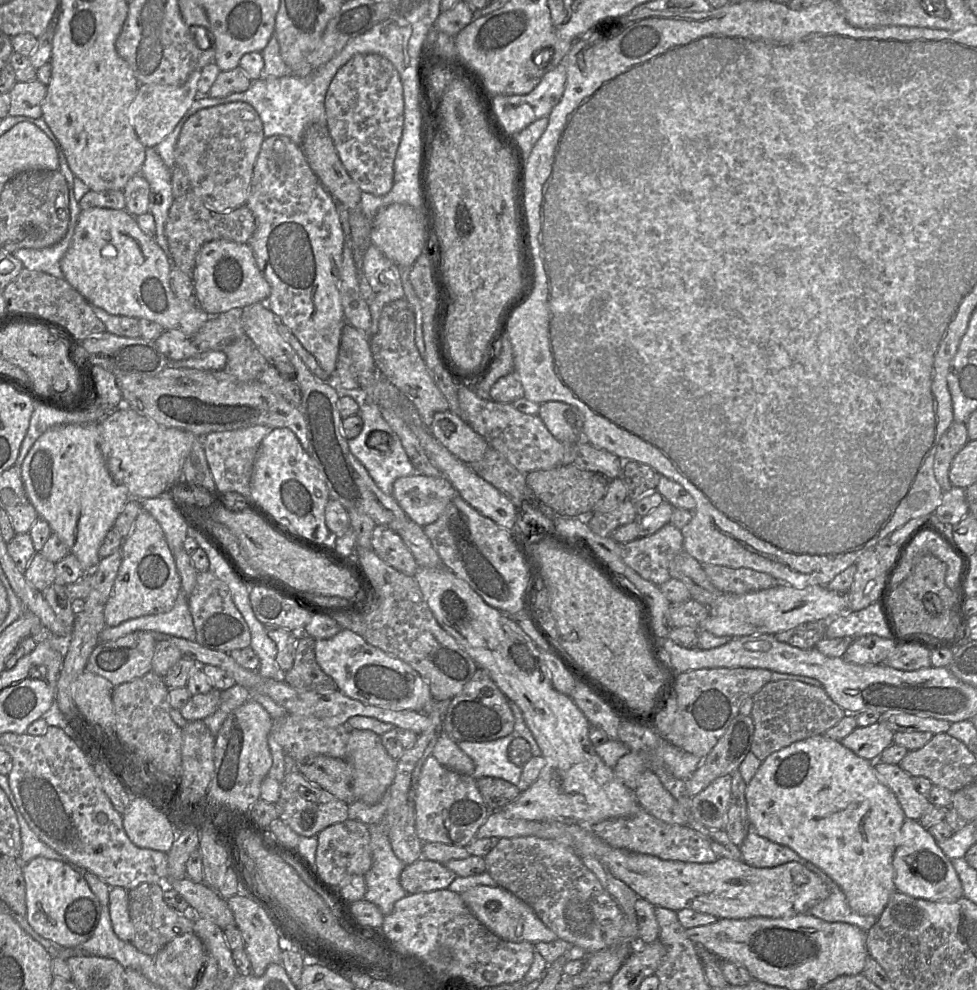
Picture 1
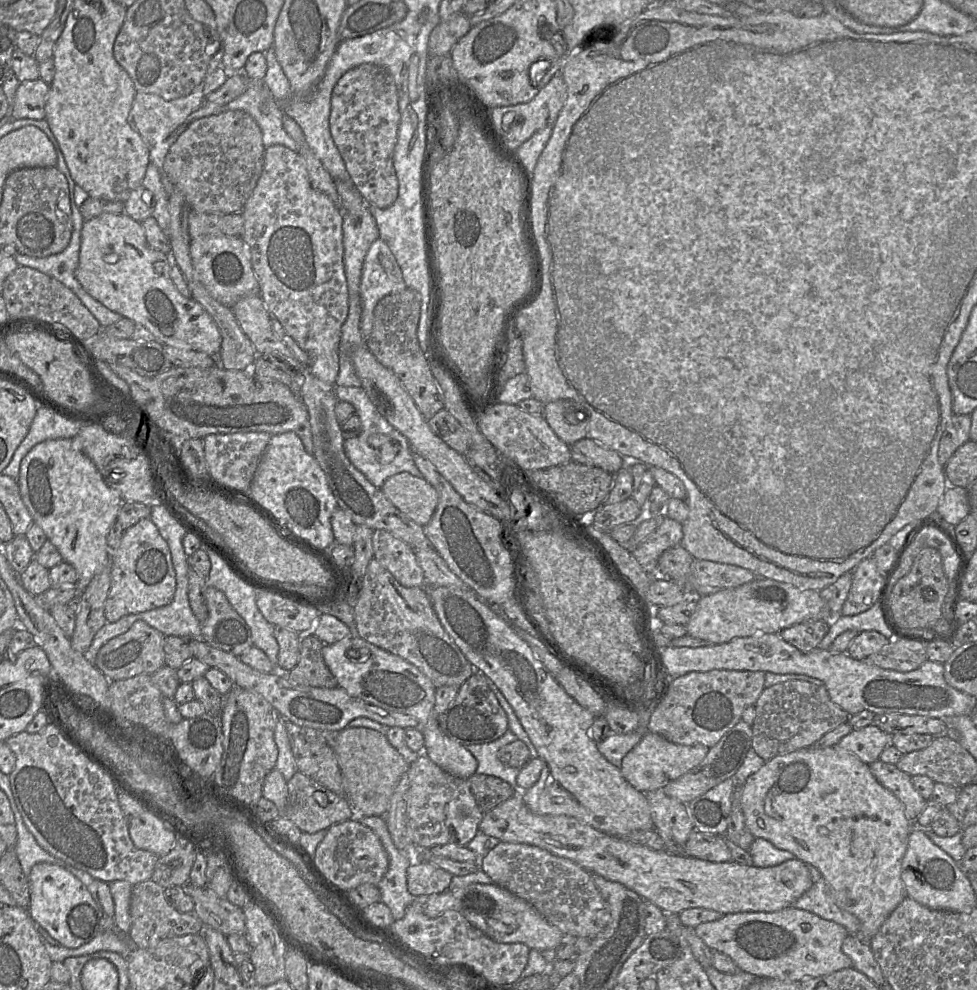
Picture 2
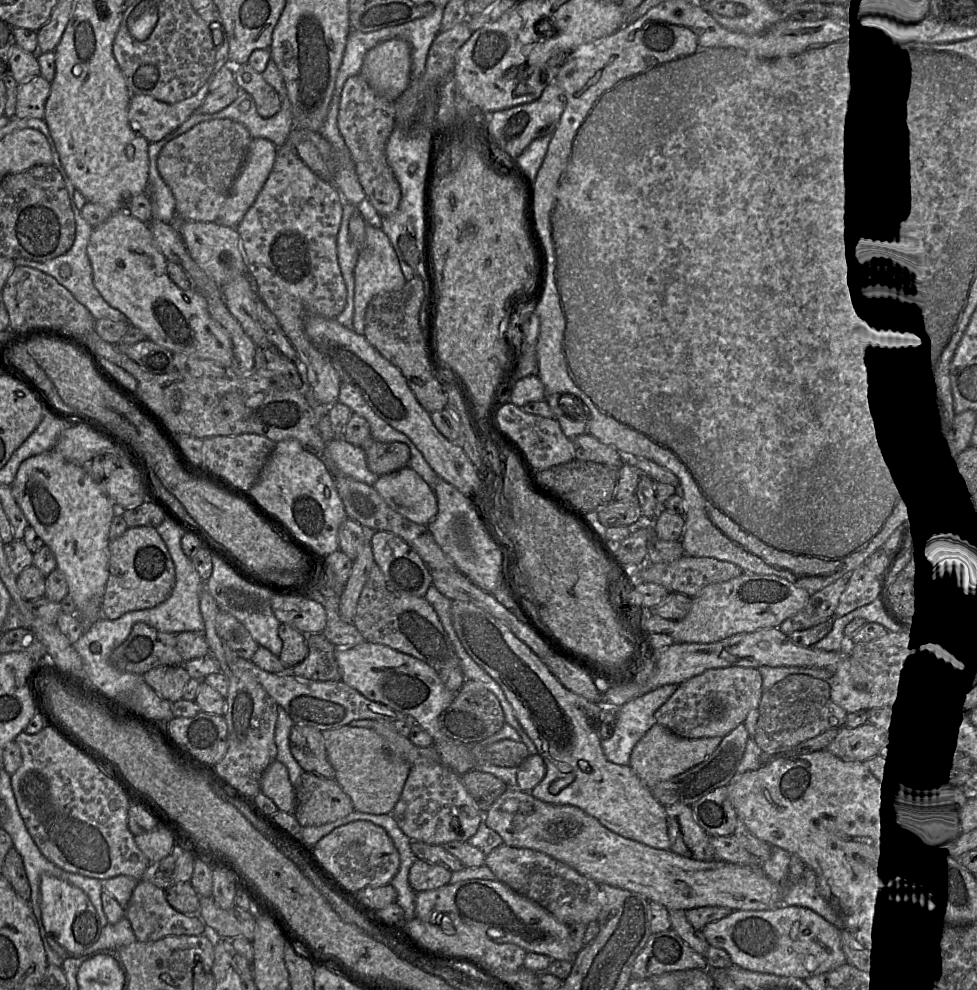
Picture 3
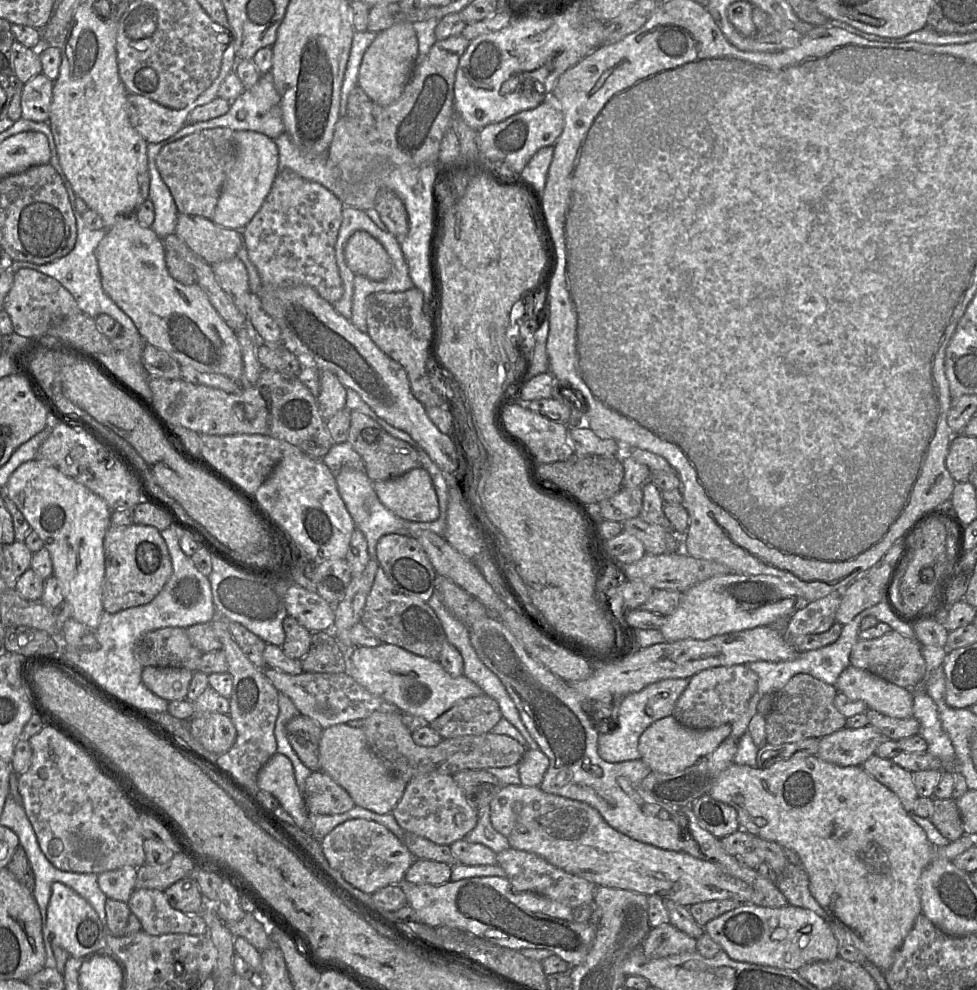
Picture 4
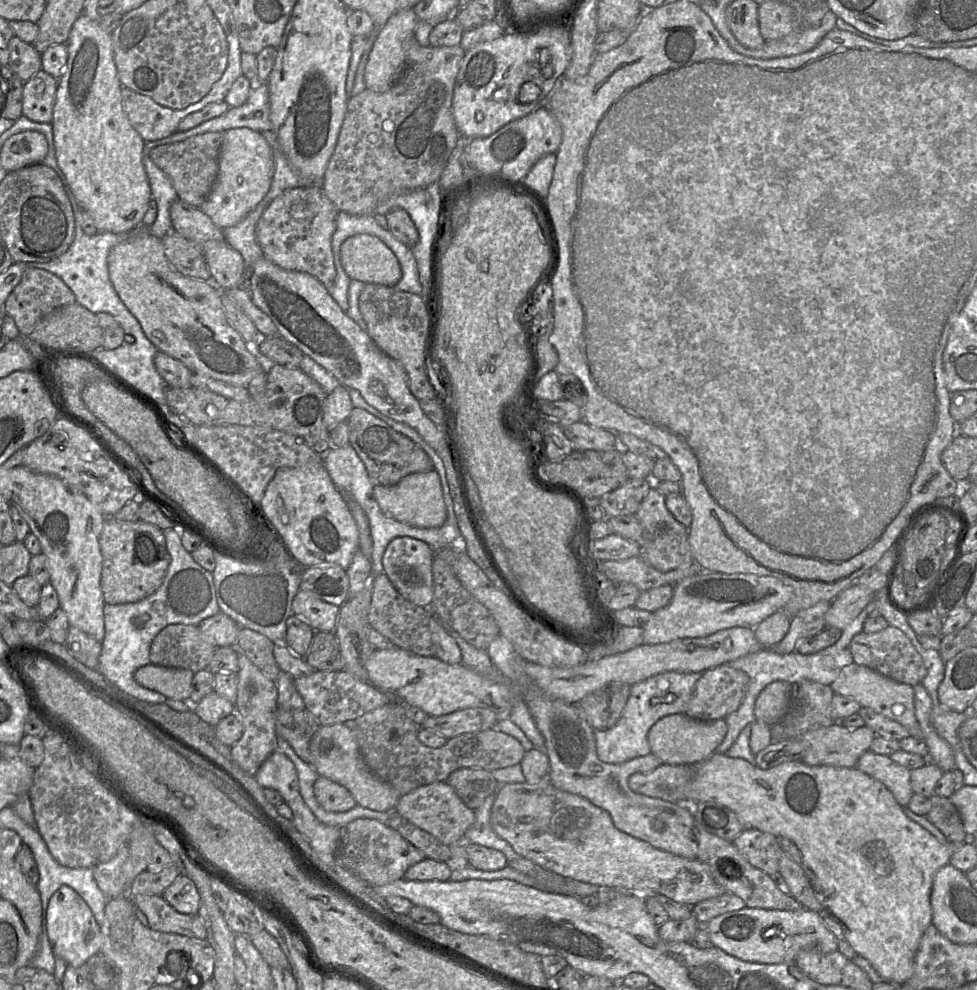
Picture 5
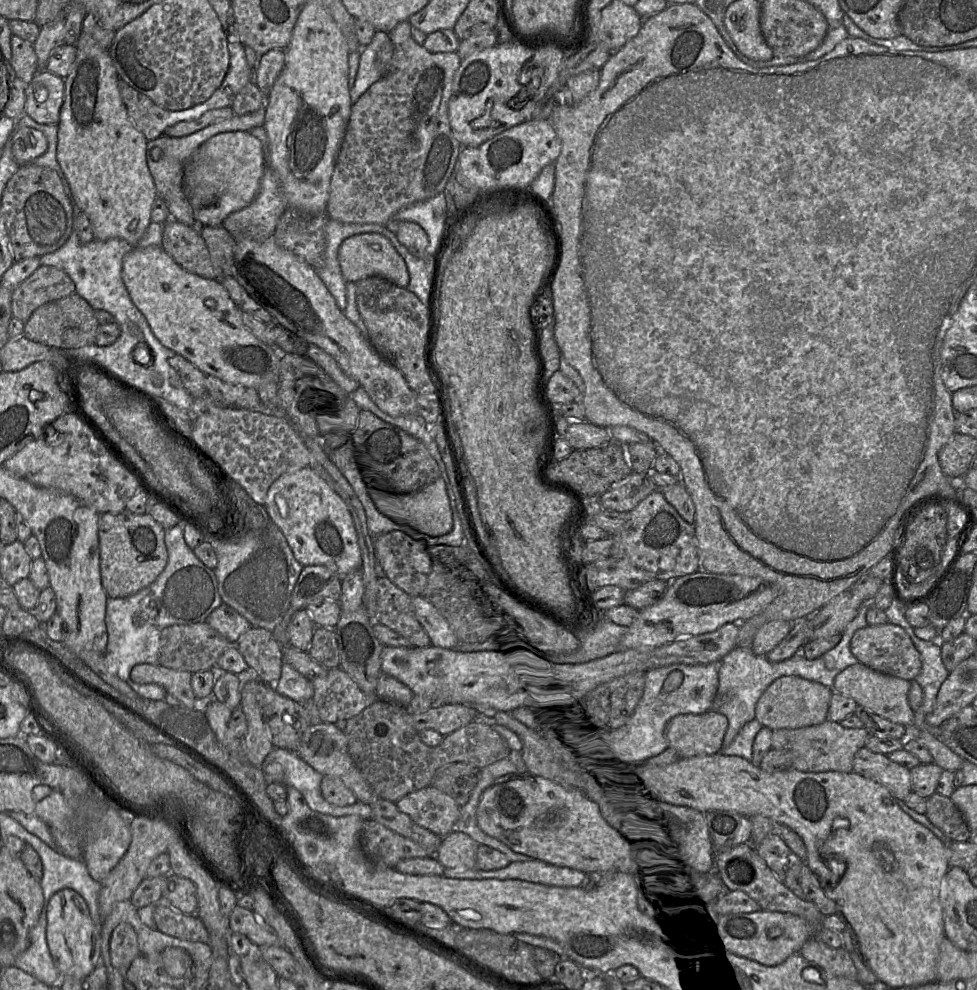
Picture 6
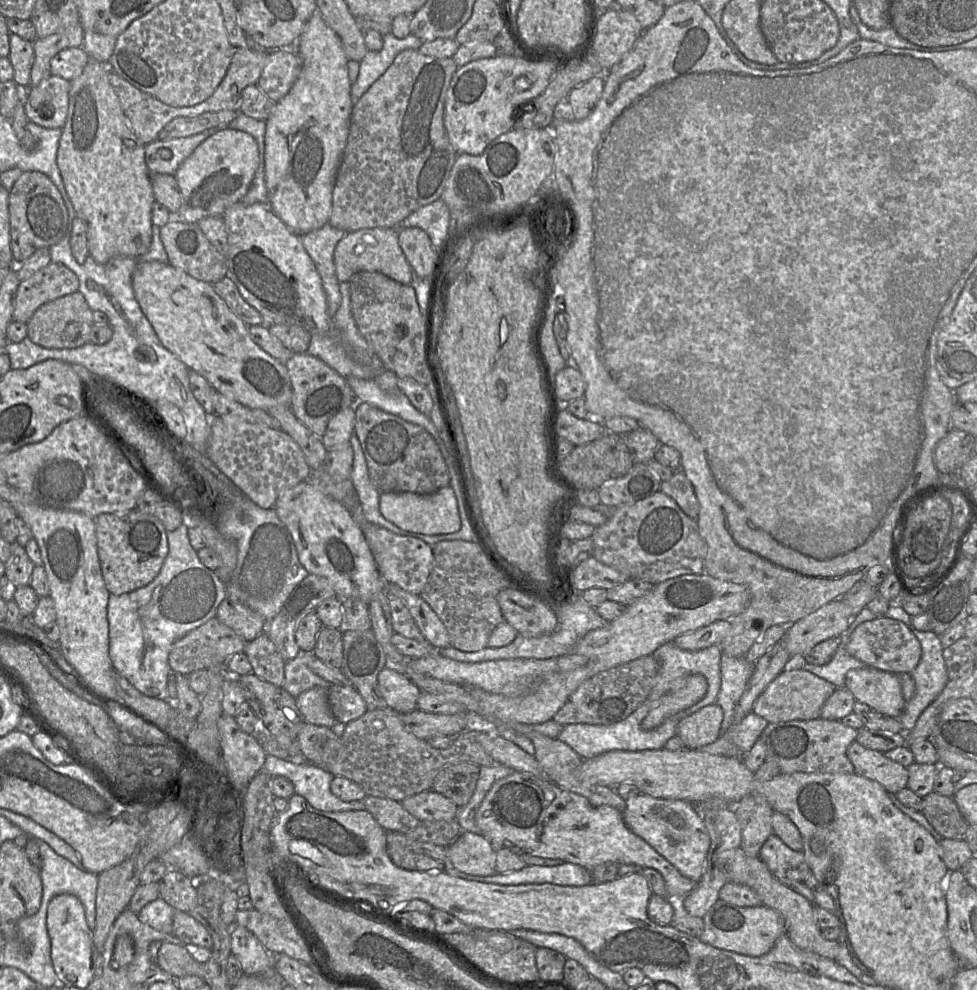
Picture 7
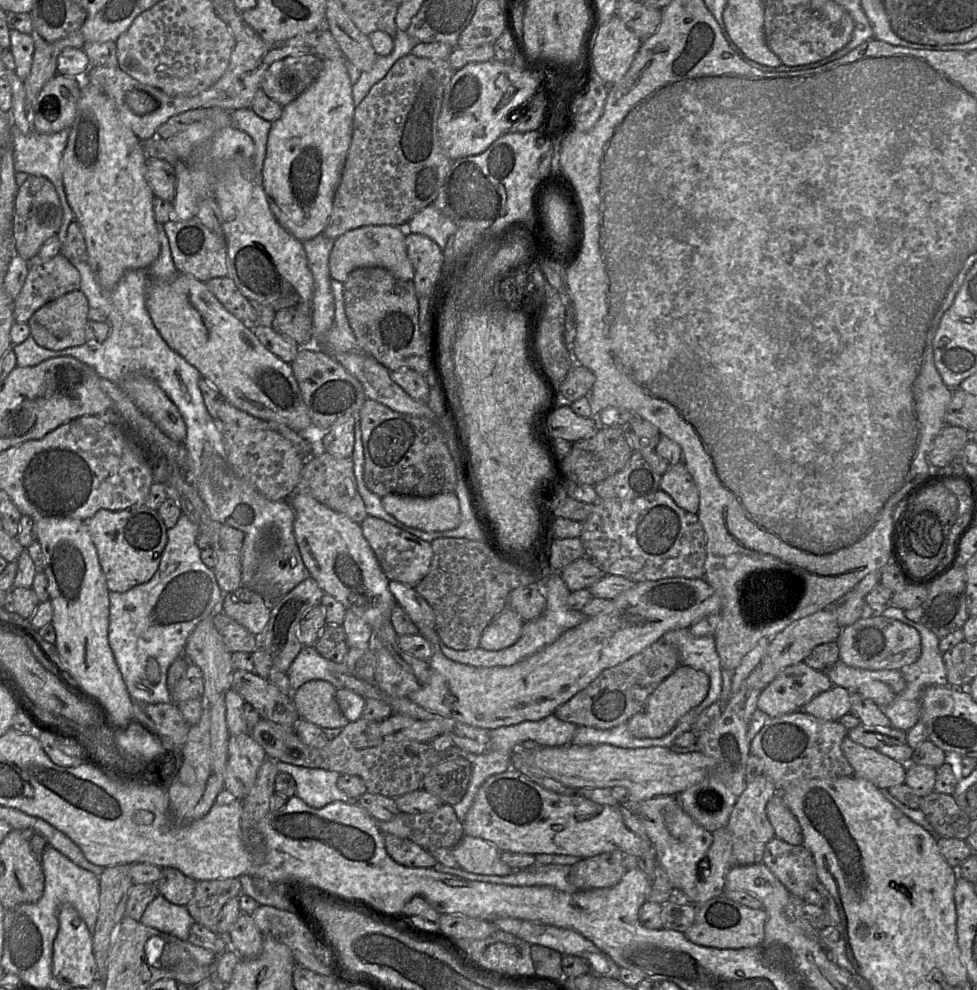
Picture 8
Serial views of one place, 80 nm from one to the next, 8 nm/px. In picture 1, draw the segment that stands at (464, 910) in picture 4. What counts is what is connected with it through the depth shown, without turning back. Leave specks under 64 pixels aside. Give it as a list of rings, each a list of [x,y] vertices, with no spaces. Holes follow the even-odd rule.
[[[477,885],[460,893],[465,905],[478,921],[503,940],[511,942],[551,942],[557,935],[537,916],[523,900],[500,886]]]

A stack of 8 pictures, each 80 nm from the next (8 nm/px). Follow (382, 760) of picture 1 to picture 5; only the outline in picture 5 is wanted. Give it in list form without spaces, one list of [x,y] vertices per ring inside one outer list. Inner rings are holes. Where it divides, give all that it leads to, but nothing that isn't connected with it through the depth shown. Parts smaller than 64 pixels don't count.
[[[344,723],[321,725],[310,740],[309,753],[309,765],[318,775],[346,787],[357,804],[364,808],[379,812],[391,811],[401,798],[393,786],[369,770],[360,753],[355,732]]]

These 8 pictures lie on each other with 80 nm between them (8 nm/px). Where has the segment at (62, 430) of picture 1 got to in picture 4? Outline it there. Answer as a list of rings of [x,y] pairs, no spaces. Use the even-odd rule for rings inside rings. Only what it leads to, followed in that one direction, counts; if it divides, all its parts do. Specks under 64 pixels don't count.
[[[37,459],[22,463],[2,489],[48,550],[53,575],[59,581],[64,600],[72,606],[72,618],[95,630],[104,611],[104,538],[110,527],[112,510],[86,486],[64,475],[50,463]]]

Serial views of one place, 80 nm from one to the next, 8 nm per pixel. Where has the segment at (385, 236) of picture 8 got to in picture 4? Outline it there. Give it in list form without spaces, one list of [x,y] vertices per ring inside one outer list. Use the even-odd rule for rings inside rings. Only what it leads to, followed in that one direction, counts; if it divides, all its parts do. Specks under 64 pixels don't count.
[[[358,230],[346,242],[345,260],[355,275],[374,281],[386,279],[392,270],[392,261],[383,245],[368,232]]]

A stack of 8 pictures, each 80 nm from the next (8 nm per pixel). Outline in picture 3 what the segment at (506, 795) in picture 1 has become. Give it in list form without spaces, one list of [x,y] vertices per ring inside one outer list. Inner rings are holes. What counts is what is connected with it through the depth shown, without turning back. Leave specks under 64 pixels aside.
[[[477,769],[470,770],[461,777],[475,805],[482,812],[487,812],[498,797],[508,789],[501,779]]]

